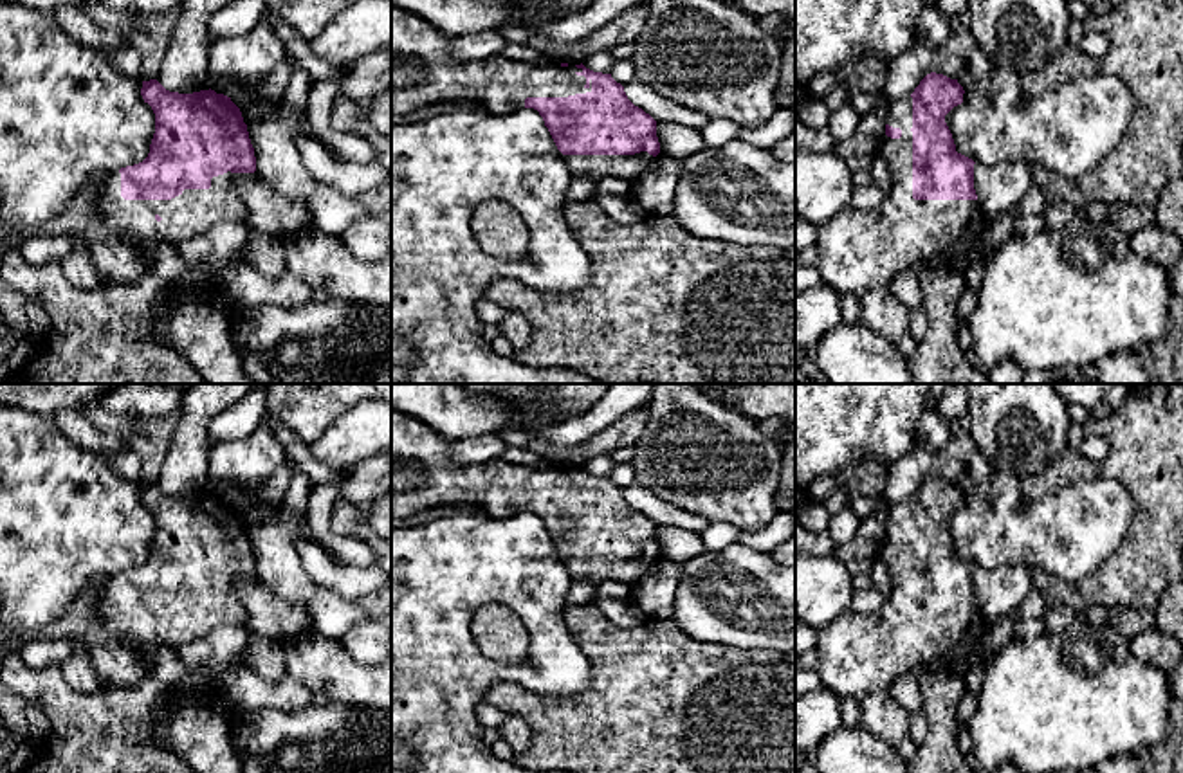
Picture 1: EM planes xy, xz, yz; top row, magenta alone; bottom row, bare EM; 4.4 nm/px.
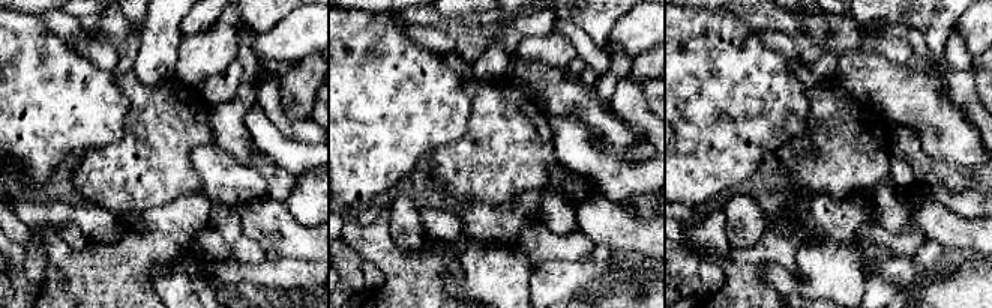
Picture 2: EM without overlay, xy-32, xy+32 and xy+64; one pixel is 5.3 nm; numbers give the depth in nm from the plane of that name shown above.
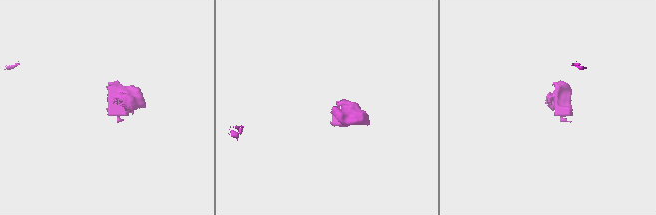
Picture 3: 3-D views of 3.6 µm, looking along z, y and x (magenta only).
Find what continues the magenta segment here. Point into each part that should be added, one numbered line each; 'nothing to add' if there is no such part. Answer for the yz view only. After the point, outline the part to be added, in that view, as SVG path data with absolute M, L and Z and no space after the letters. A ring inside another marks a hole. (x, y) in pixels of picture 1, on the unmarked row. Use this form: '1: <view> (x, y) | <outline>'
1: yz (857, 654) | M898 501L887 508L885 528L902 533L900 542L884 541L880 559L885 562L891 589L876 614L840 613L817 636L817 674L822 687L835 696L860 701L875 690L887 690L903 672L918 672L949 659L972 638L972 616L977 604L914 604L912 602L912 501Z

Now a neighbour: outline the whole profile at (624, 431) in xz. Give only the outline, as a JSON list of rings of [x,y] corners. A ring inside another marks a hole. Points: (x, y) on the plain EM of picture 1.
[[[647,405],[626,413],[604,431],[573,447],[566,454],[564,467],[581,468],[590,458],[597,454],[611,454],[622,447],[635,445],[646,429],[647,413]]]

